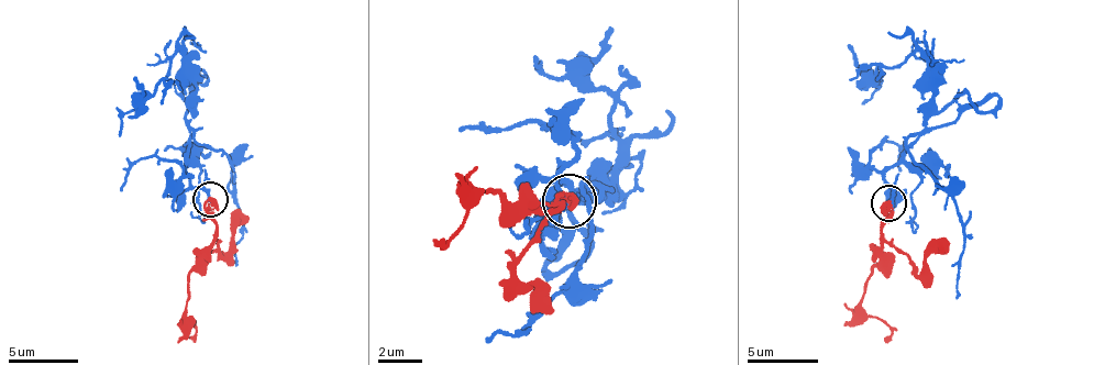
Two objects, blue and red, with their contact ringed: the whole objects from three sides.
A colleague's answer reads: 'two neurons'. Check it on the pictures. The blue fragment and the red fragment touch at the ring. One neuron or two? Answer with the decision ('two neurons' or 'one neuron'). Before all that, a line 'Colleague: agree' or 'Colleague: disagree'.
Colleague: disagree
one neuron

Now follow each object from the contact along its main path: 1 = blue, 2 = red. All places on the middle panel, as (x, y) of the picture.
1: (567, 200), (566, 166), (573, 190), (614, 167), (615, 100), (532, 57)
2: (567, 200), (574, 202), (539, 216), (497, 190), (475, 189), (444, 246), (441, 241)

